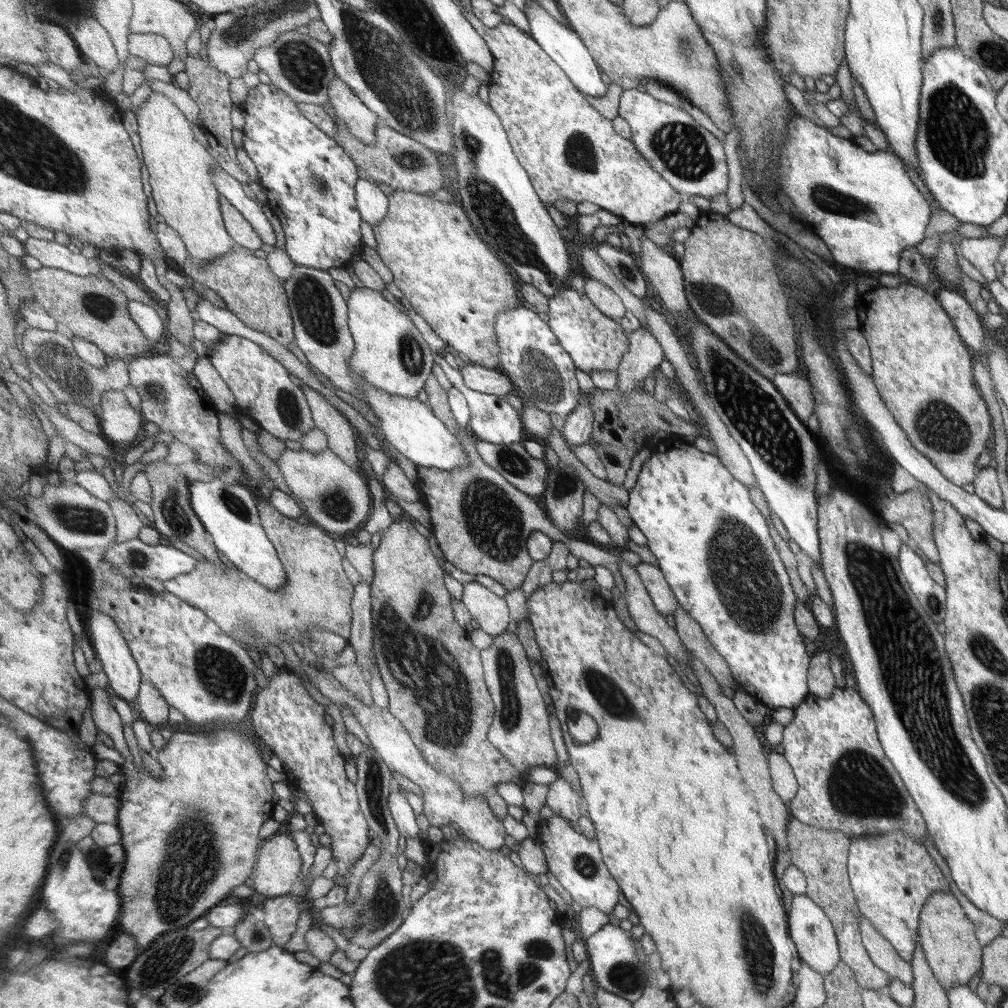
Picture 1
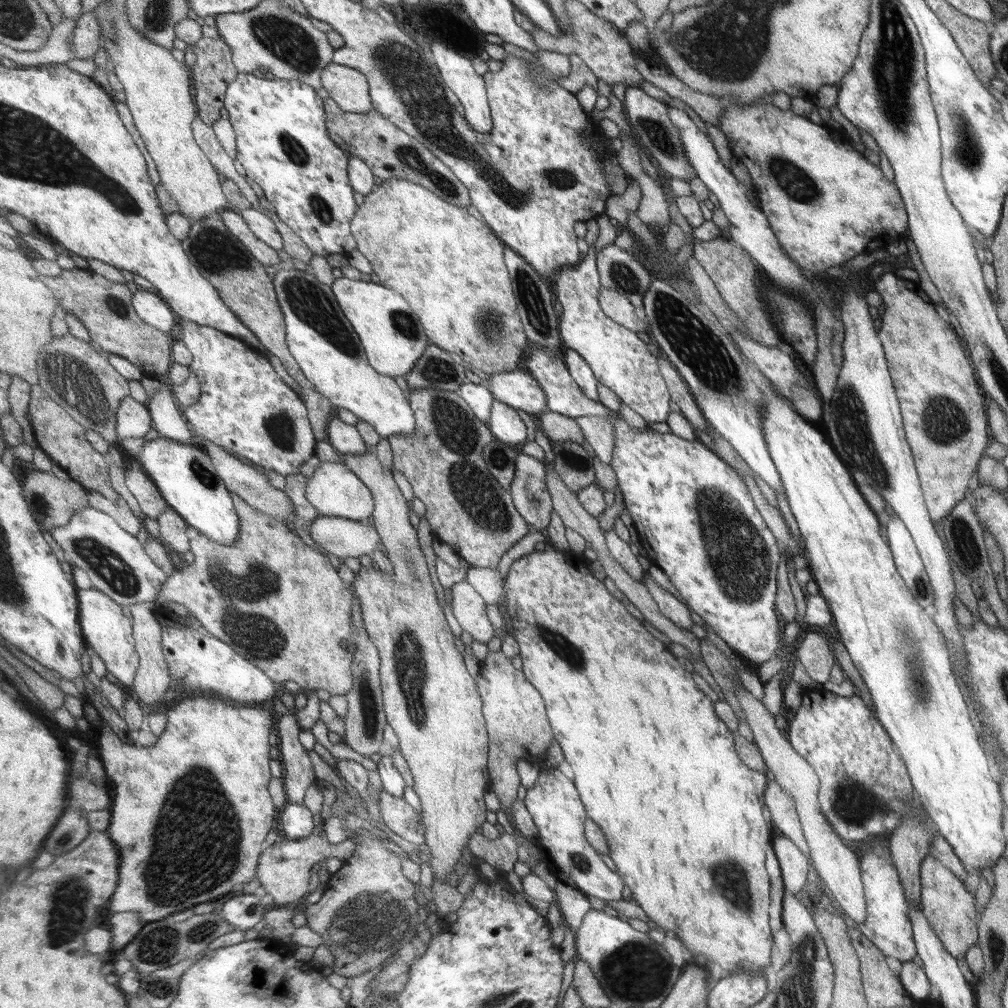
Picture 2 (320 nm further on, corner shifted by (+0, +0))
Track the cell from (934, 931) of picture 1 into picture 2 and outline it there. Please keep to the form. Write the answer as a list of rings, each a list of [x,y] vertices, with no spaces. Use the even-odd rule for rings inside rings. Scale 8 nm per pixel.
[[[926,855],[919,867],[920,905],[927,922],[932,926],[942,941],[943,948],[952,957],[965,956],[969,946],[978,938],[977,912],[973,908],[973,896],[965,892],[963,884],[953,876],[942,861]]]

